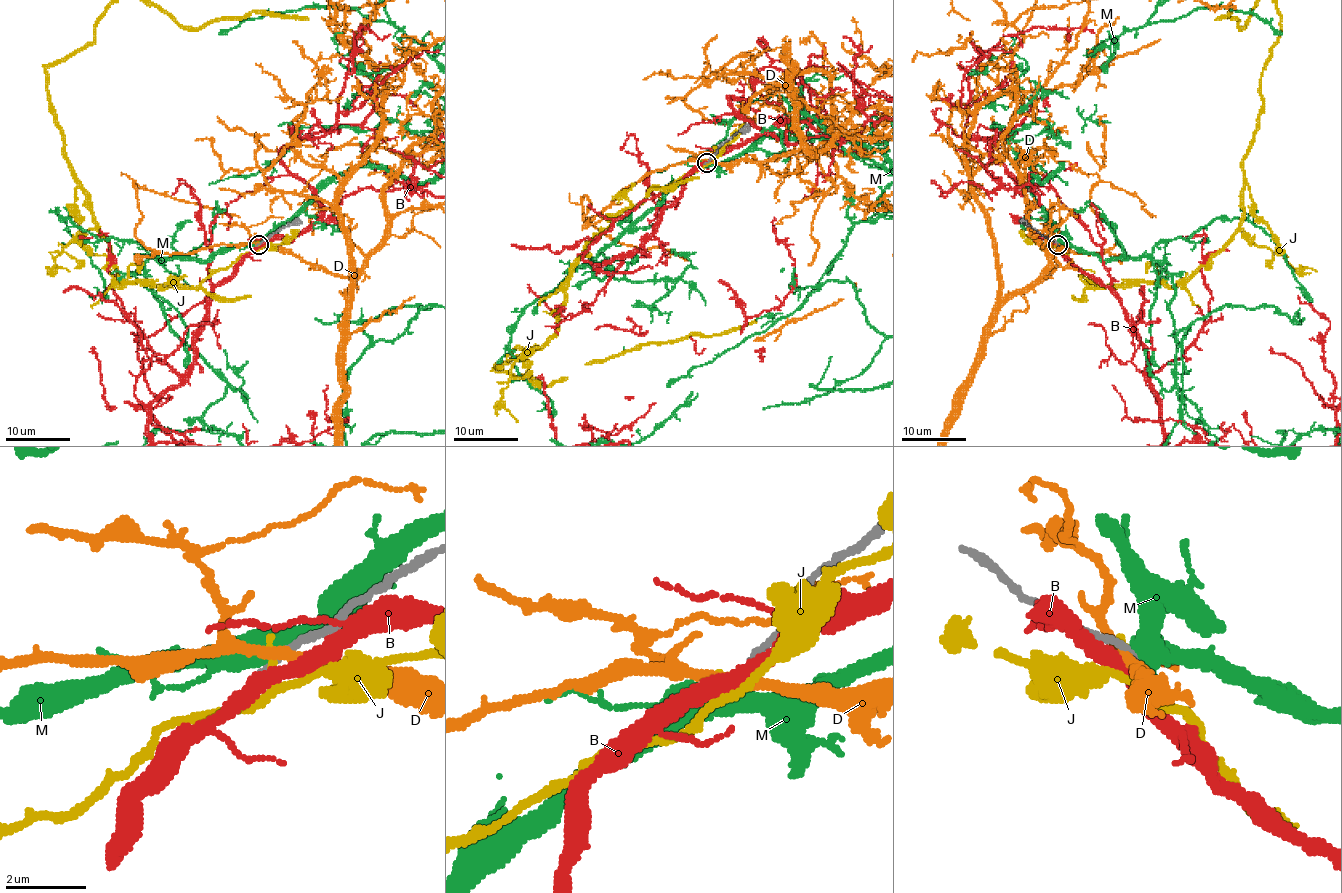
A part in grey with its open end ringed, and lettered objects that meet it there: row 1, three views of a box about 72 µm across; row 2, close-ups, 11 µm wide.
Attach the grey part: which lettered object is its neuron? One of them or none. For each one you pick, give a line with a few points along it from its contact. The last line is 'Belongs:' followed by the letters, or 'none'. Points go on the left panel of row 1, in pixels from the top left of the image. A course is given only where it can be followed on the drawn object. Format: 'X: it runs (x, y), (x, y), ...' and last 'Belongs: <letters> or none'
Belongs: none

